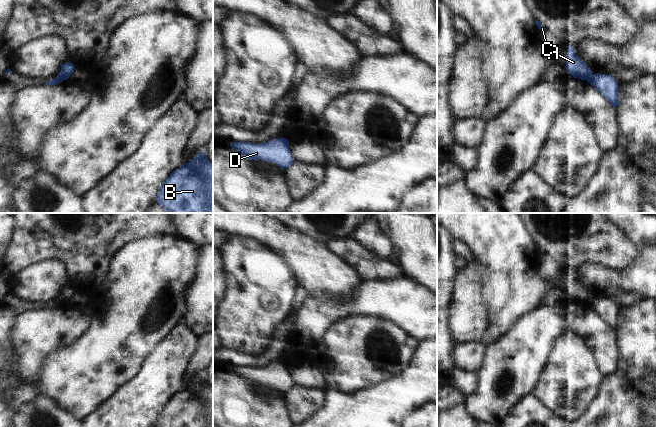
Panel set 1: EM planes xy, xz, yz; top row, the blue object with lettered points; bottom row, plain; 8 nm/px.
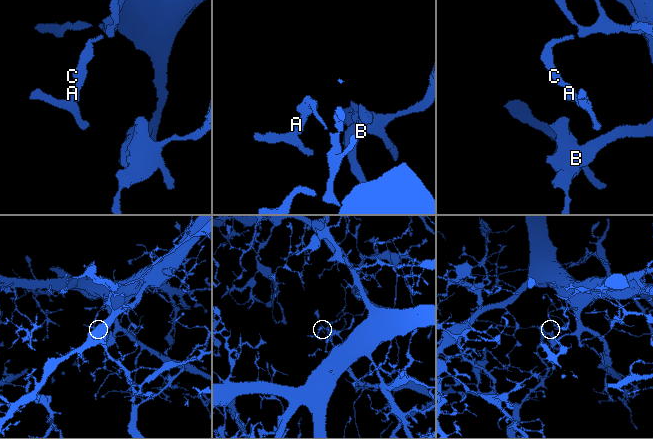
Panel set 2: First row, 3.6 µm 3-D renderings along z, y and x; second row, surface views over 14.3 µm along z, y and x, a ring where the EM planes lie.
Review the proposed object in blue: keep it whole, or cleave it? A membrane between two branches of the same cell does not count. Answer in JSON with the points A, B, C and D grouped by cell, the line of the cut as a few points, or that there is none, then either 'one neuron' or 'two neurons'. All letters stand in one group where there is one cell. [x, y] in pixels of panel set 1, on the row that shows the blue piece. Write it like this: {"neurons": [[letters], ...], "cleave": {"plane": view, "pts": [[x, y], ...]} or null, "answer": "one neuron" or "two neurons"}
{"neurons": [["A", "B", "C"], ["D"]], "cleave": {"plane": "yz", "pts": [[592, 74], [586, 79]]}, "answer": "two neurons"}

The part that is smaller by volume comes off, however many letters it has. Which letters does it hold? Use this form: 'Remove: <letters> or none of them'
Remove: D.

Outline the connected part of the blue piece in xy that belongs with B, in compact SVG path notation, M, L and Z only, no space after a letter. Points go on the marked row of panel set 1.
M204 151L170 174L157 201L168 213L213 213L213 163Z

